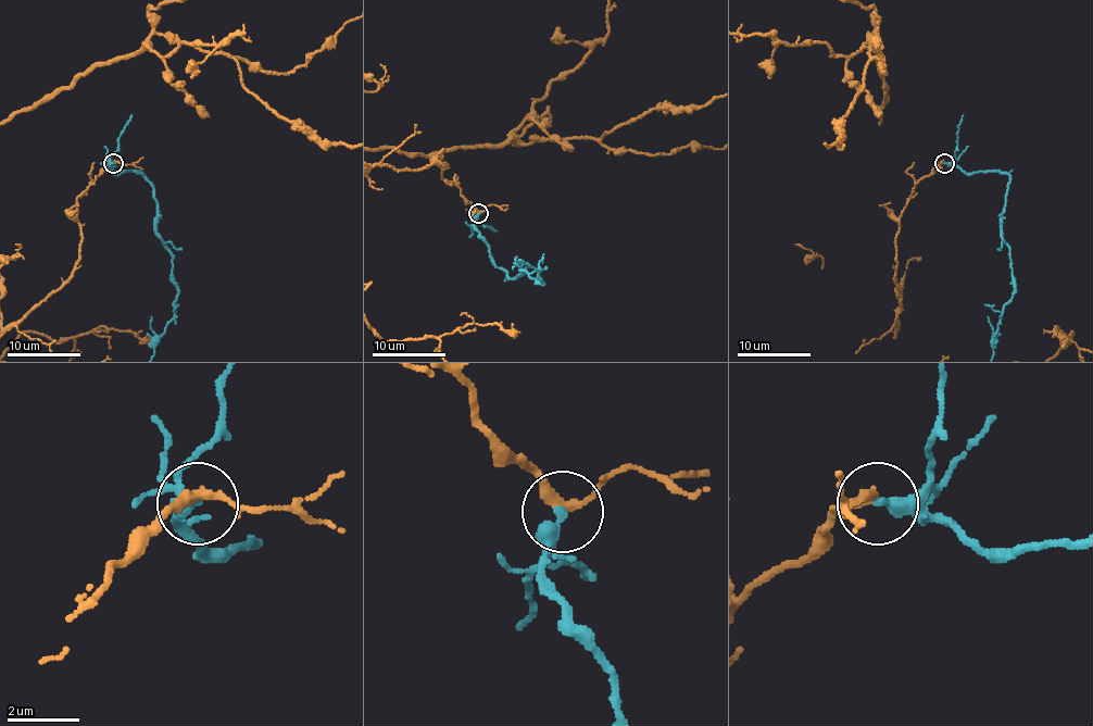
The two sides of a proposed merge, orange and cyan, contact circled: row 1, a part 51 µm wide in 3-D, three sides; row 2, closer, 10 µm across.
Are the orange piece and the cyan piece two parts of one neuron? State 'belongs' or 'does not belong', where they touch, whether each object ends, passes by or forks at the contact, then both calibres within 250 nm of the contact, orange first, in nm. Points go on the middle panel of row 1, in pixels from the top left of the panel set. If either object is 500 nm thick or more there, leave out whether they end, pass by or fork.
does not belong | (478, 213) | orange passes by | cyan ends | 280/400 nm

